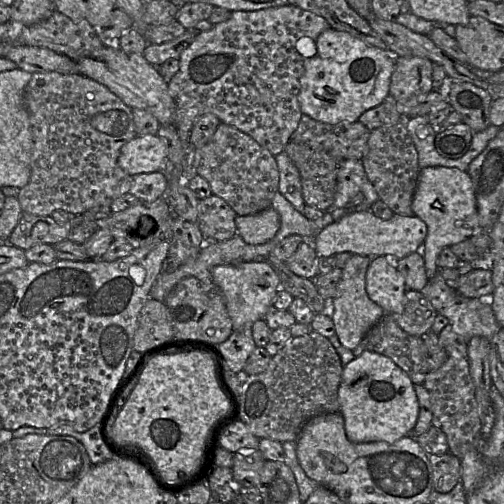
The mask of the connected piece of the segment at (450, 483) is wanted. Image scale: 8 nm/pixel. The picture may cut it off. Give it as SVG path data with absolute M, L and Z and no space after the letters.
M453 454L429 455L433 489L440 493L450 492L460 481L461 461Z

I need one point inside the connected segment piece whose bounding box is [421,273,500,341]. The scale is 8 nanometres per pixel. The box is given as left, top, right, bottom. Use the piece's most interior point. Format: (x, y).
(469, 317)

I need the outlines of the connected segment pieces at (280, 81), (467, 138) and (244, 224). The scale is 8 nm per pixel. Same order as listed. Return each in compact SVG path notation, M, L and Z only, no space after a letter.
M287 4L255 11L231 11L231 16L228 20L213 25L212 28L207 31L198 33L191 44L181 53L178 59L178 72L167 82L169 94L175 103L173 126L178 133L182 145L186 148L191 148L189 136L196 119L204 114L211 113L217 116L221 123L234 126L243 133L249 135L260 146L267 149L274 157L284 152L285 146L292 139L292 134L297 129L303 115L298 101L298 94L300 89L300 78L304 72L305 60L316 54L316 39L323 31L329 28L331 28L330 25L323 17L296 5Z
M464 123L438 131L435 136L435 148L445 158L461 158L471 146L473 133L470 127Z
M269 207L259 213L237 216L237 235L247 244L261 245L275 237L280 228L279 214Z

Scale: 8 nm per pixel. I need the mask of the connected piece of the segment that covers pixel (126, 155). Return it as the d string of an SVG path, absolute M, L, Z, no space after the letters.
M157 135L136 136L120 149L118 165L130 176L164 170L167 147Z

